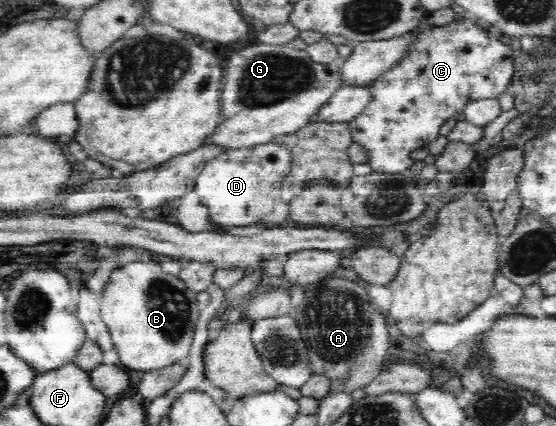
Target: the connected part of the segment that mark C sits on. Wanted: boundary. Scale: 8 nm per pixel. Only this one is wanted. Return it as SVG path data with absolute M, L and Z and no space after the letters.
M463 18L419 32L403 62L386 70L370 83L373 89L371 102L359 116L348 122L353 142L367 149L367 164L373 171L381 174L404 174L415 180L417 176L414 177L409 171L415 162L409 154L413 150L429 146L439 136L445 120L461 114L469 102L499 98L518 75L513 57L513 50L509 45L487 34L486 28L480 23L472 23Z

